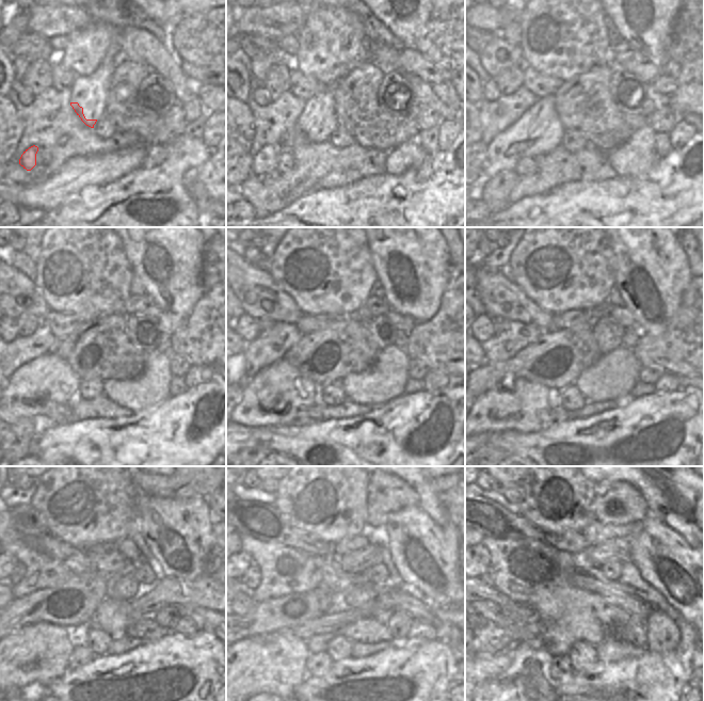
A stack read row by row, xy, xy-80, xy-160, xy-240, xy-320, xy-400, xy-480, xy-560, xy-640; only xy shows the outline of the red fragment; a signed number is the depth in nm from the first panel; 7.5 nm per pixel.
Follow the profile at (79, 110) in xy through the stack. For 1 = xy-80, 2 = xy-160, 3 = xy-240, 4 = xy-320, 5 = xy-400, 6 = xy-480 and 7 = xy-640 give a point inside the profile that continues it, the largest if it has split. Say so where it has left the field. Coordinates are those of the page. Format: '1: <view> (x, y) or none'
1: xy-80 (316, 123)
2: xy-160 (539, 131)
3: xy-240 (36, 386)
4: xy-320 (272, 397)
5: xy-400 (498, 410)
6: xy-480 (38, 653)
7: xy-640 (486, 670)

